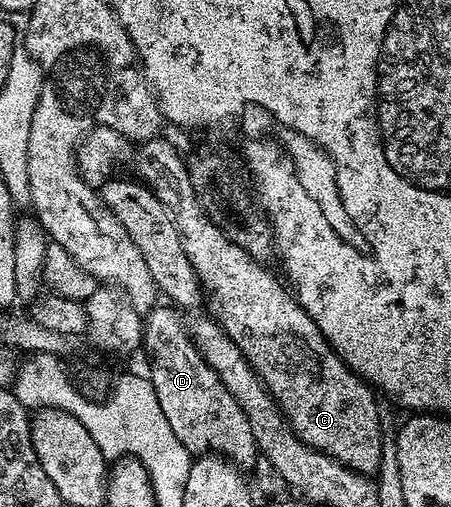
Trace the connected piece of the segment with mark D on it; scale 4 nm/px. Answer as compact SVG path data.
M156 305L145 316L142 329L142 347L150 362L148 378L156 389L160 409L168 417L168 426L191 456L216 454L236 464L240 469L253 468L260 457L256 437L252 437L252 425L244 417L244 409L236 405L236 397L224 389L224 381L216 377L212 365L190 340L187 324L182 324L179 312L173 306Z

